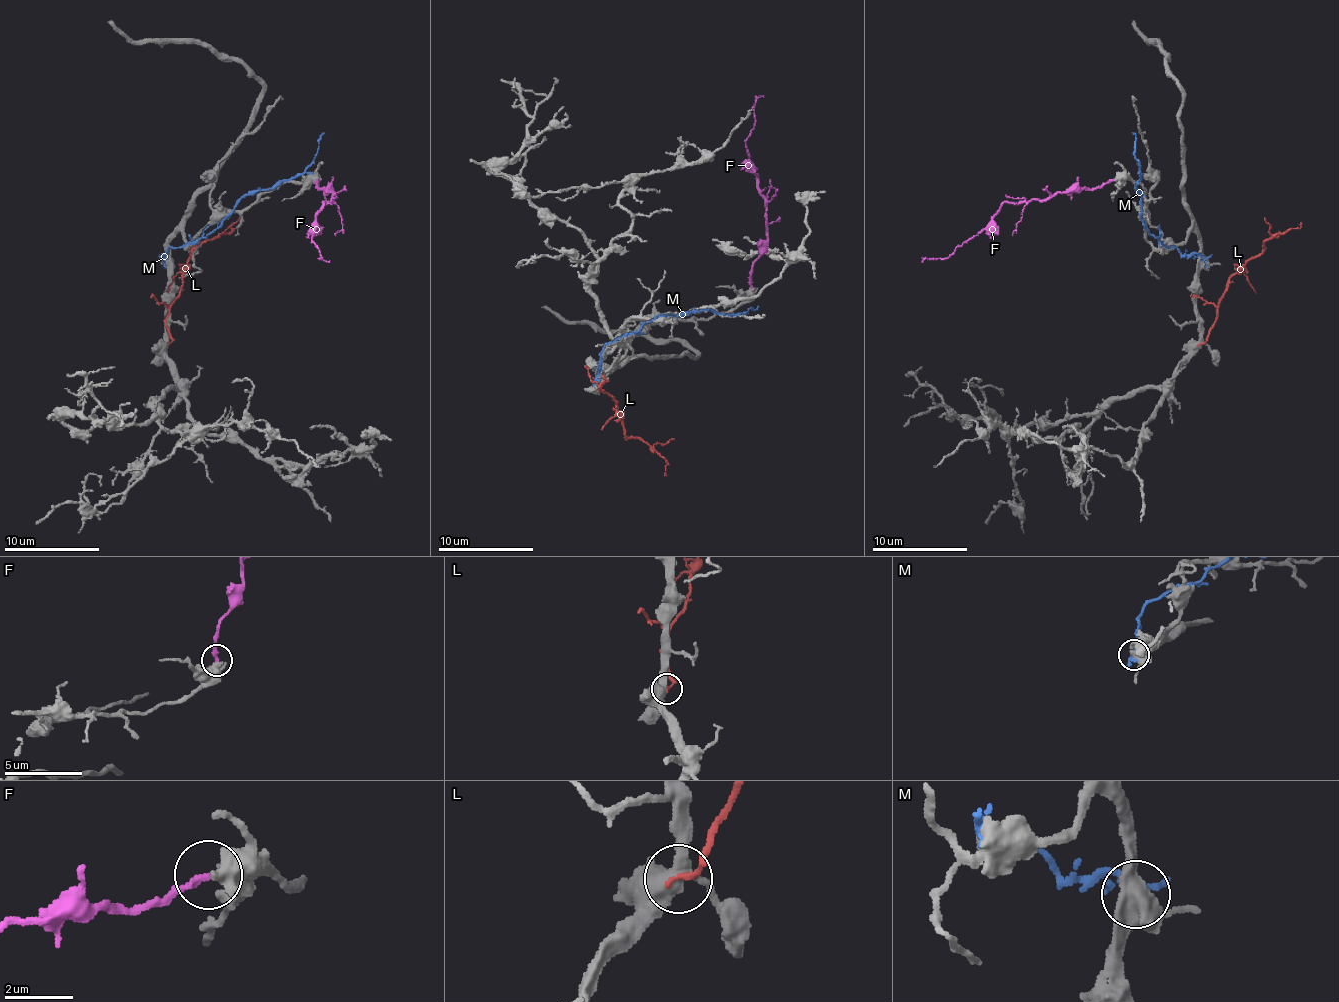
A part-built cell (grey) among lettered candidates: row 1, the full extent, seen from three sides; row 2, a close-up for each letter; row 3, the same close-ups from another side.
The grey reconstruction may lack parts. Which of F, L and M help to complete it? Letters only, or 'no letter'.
no letter

